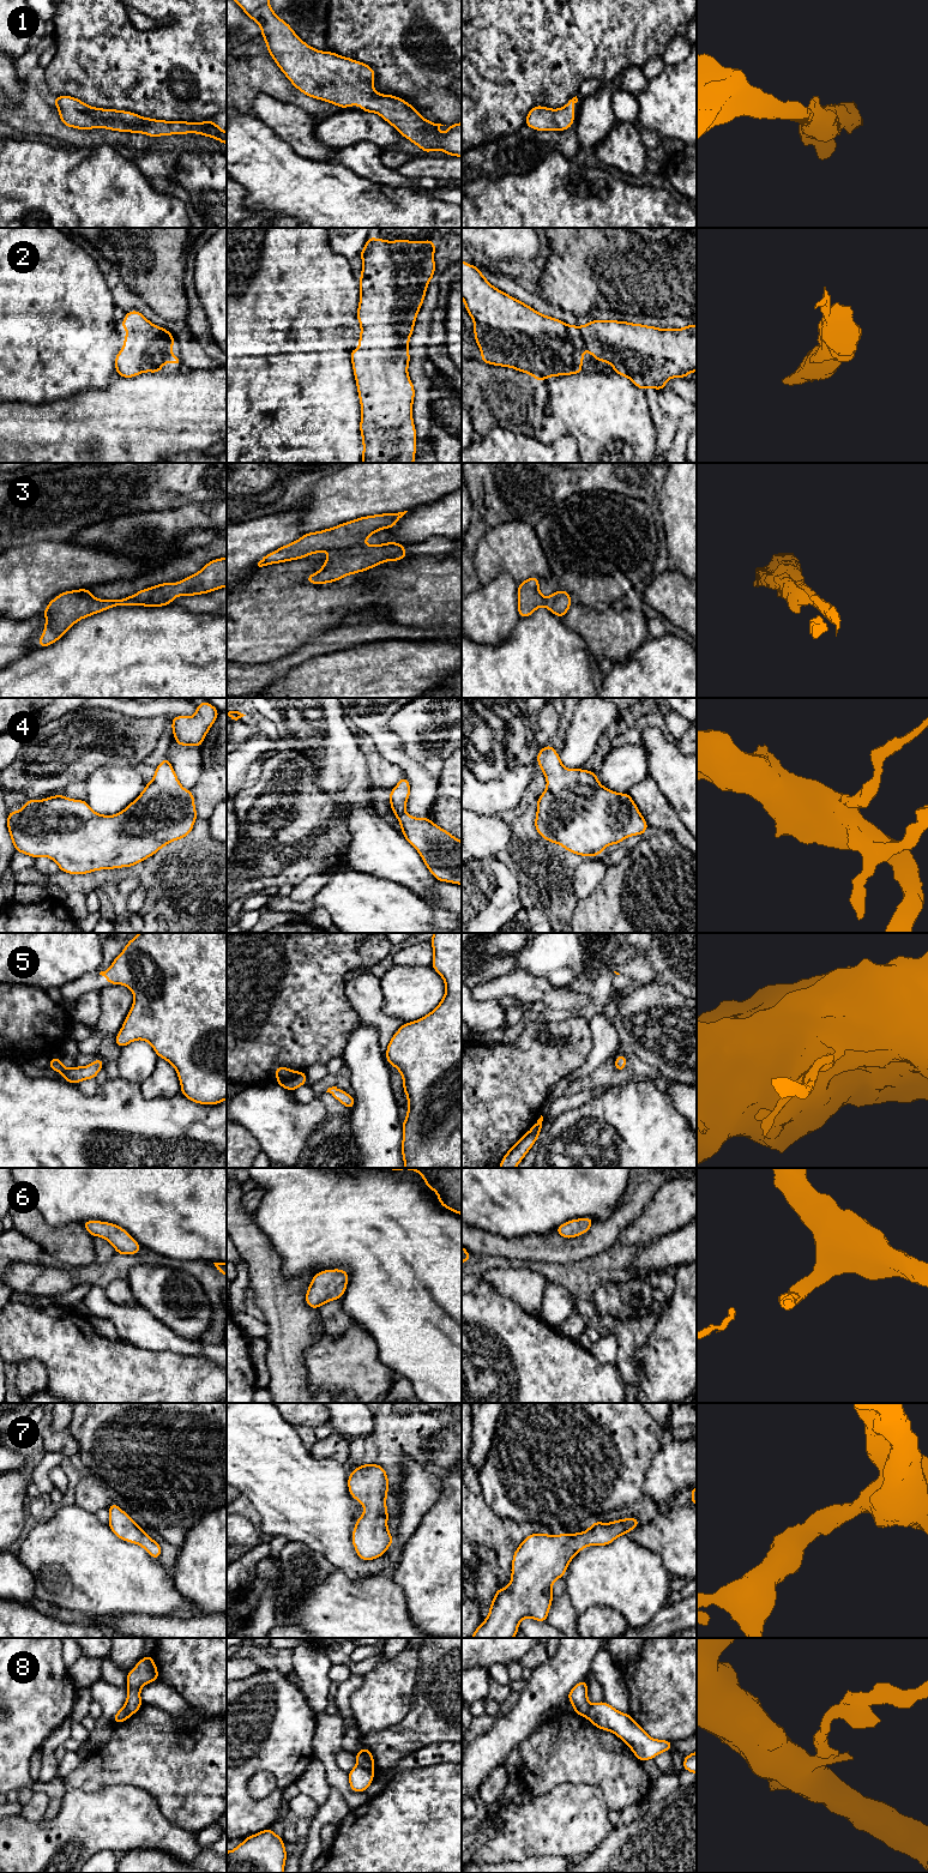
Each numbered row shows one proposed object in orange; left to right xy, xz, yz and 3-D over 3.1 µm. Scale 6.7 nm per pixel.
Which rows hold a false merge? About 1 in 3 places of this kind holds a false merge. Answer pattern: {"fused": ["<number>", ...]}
{"fused": ["8"]}

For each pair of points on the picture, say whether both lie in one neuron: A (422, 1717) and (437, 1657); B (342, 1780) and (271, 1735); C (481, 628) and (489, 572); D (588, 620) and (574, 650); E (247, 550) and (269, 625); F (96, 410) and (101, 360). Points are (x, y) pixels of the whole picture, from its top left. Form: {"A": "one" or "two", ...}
{"A": "one", "B": "two", "C": "two", "D": "two", "E": "two", "F": "two"}

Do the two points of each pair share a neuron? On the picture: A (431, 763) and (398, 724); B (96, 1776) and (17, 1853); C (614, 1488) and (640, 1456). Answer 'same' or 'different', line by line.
A: same
B: different
C: same

